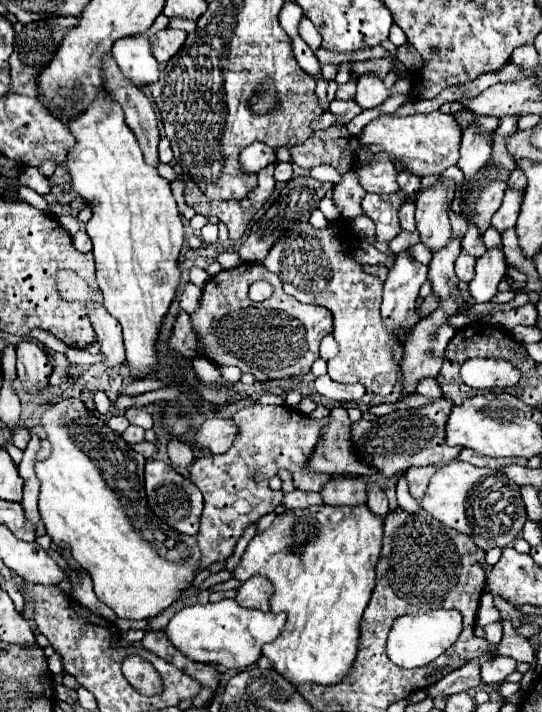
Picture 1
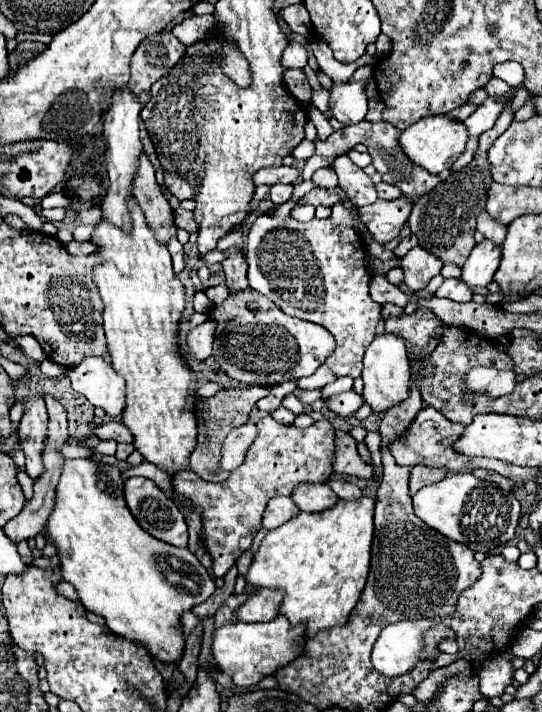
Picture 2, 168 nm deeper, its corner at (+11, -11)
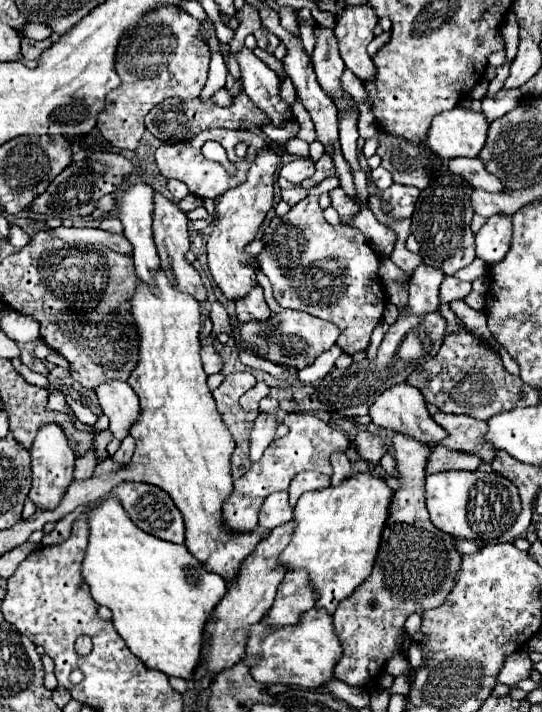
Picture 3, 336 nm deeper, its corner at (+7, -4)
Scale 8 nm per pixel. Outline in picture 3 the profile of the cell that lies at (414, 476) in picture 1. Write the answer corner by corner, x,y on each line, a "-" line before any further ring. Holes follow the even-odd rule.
445,446
433,448
429,460
427,460
427,474
437,474
445,470
477,470
481,466
481,460
473,454
463,454
449,450

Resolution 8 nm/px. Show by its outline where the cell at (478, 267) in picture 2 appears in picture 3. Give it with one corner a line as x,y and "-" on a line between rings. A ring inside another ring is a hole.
493,216
475,234
477,258
485,264
497,264
505,258
511,240
511,216

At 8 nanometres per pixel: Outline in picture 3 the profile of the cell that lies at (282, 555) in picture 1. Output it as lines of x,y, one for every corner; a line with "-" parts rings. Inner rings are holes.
357,474
339,486
329,486
317,492
305,492
293,518
293,534
289,546
281,552
279,564
285,570
305,570
313,592
317,592
315,606
335,612
341,600
349,598
353,590
371,574
381,530
387,520
387,504
391,488
373,474

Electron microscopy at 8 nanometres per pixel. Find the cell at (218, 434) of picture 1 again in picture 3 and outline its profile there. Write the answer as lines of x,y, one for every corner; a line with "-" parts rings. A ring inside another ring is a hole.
261,412
259,418
253,422
251,428
251,438
249,438
249,448
251,448
251,462
257,462
261,458
261,452
265,452
265,448
273,442
273,434
275,434
275,426
277,420
271,414

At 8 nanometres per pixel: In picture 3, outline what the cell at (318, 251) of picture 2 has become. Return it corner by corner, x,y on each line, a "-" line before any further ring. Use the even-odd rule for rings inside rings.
337,174
313,186
305,200
295,204
285,216
273,216
265,226
263,250
257,256
259,268
273,286
273,296
281,308
301,310
329,320
341,328
337,346
353,356
367,350
373,328
381,322
385,292
377,278
379,256
373,252
361,230
351,226
331,226
319,208
319,196
339,186

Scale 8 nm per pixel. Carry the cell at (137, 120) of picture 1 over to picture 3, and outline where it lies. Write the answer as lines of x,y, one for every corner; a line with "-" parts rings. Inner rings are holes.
161,192
153,194
153,204
155,204
155,210
153,210
153,236
155,236
155,244
157,244
161,264
165,266
171,282
177,284
179,290
183,290
183,292
191,294
193,298
197,298
199,302
203,302
207,298
207,294
205,294
205,288
201,284
199,272
189,262
185,262
185,252
189,250
189,234
187,234
187,222
189,220
187,220
185,212
173,200
165,198

